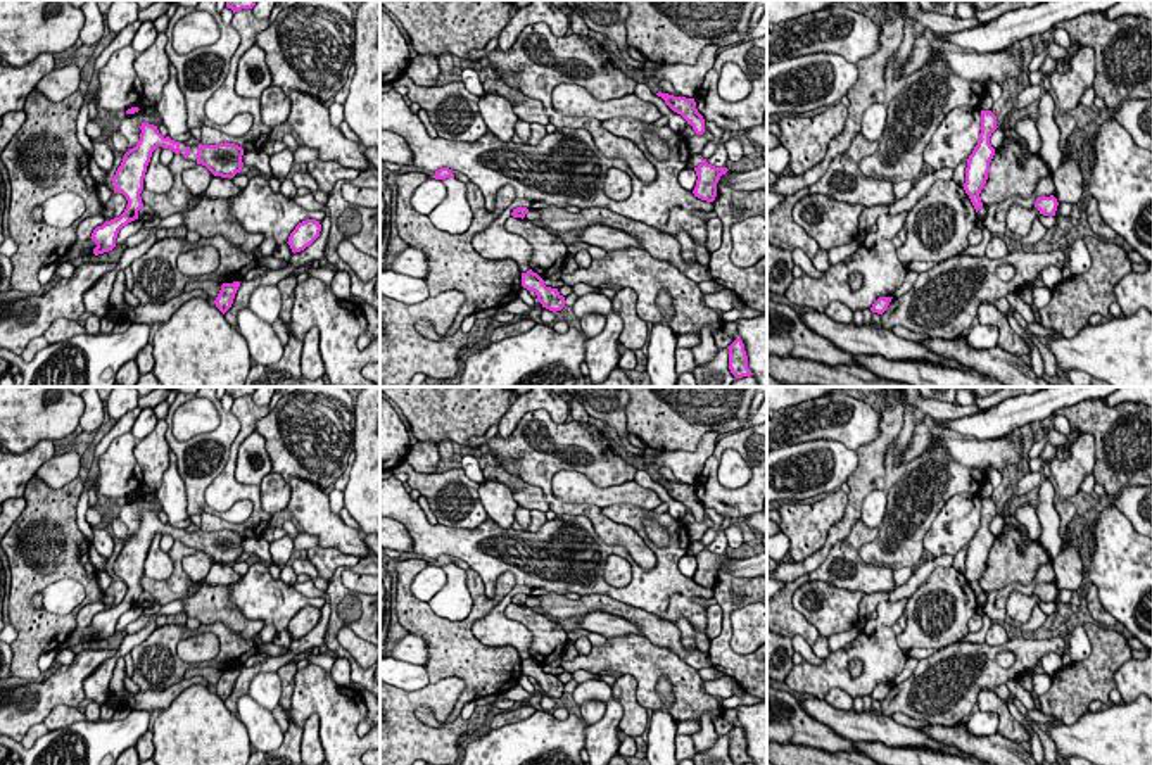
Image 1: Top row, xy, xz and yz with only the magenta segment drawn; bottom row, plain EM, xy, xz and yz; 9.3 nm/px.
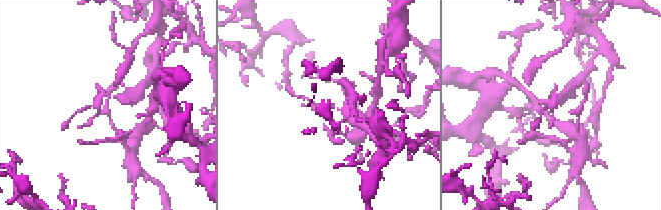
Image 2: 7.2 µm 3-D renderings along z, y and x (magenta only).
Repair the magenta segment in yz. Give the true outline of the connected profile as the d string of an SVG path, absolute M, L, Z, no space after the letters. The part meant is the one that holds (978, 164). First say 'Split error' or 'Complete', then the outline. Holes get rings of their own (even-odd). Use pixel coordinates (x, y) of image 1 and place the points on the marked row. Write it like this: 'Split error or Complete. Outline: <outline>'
Complete. Outline: M981 111L979 142L967 159L965 183L962 185L976 212L983 207L979 193L986 185L990 162L995 155L990 136L997 128L997 116L991 111Z

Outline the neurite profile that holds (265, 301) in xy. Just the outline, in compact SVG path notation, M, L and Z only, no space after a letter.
M261 285L254 288L249 299L249 309L263 321L273 325L282 311L282 294L278 285Z

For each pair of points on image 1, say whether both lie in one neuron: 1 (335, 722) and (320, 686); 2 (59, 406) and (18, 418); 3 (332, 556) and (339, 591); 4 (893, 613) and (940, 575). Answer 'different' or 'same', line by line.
1: same
2: same
3: different
4: different

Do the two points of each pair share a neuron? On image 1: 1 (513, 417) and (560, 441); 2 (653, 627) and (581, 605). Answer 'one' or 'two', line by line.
1: two
2: one

